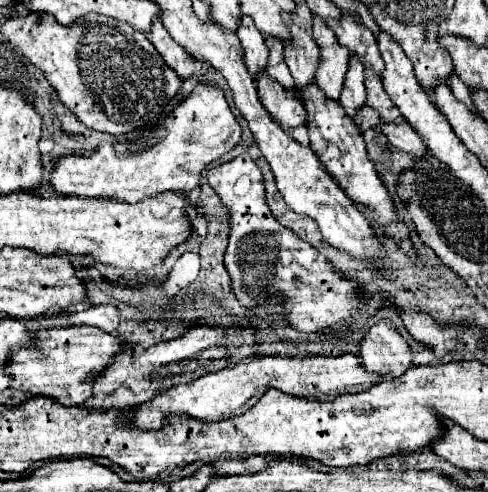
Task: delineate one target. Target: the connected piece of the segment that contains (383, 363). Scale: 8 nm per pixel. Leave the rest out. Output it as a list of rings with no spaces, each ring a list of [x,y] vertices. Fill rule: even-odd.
[[[389,320],[375,324],[361,342],[361,360],[367,372],[379,376],[401,376],[413,366],[407,342]]]

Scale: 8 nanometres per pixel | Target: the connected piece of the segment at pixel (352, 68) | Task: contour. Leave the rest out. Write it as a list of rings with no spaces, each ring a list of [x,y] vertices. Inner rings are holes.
[[[351,52],[351,58],[349,58],[349,70],[347,70],[347,74],[345,74],[343,92],[341,92],[341,96],[339,96],[339,102],[343,104],[347,116],[351,116],[351,118],[353,118],[355,112],[365,104],[365,82],[363,82],[363,80],[365,80],[365,78],[363,78],[363,64],[361,64],[359,58],[353,56],[353,52]]]

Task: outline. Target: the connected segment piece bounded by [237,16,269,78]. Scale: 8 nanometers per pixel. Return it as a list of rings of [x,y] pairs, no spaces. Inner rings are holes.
[[[241,16],[239,20],[239,28],[237,28],[237,36],[241,40],[243,46],[243,58],[245,64],[251,72],[251,76],[255,78],[259,72],[265,72],[267,68],[267,48],[263,44],[263,34],[255,28],[253,20],[249,16]]]

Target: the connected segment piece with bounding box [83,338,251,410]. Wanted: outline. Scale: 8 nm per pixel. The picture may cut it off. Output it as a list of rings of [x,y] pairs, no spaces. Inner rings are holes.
[[[183,338],[161,342],[157,346],[149,346],[139,354],[129,354],[115,358],[107,368],[103,368],[101,374],[93,380],[93,396],[83,402],[83,408],[93,410],[109,410],[109,408],[135,408],[143,404],[145,400],[151,400],[151,396],[157,396],[159,392],[175,386],[185,384],[191,380],[197,380],[199,376],[205,376],[209,372],[223,370],[229,364],[239,364],[243,358],[249,358],[251,348],[225,348],[225,346],[211,346],[201,352],[191,352],[185,348]]]

